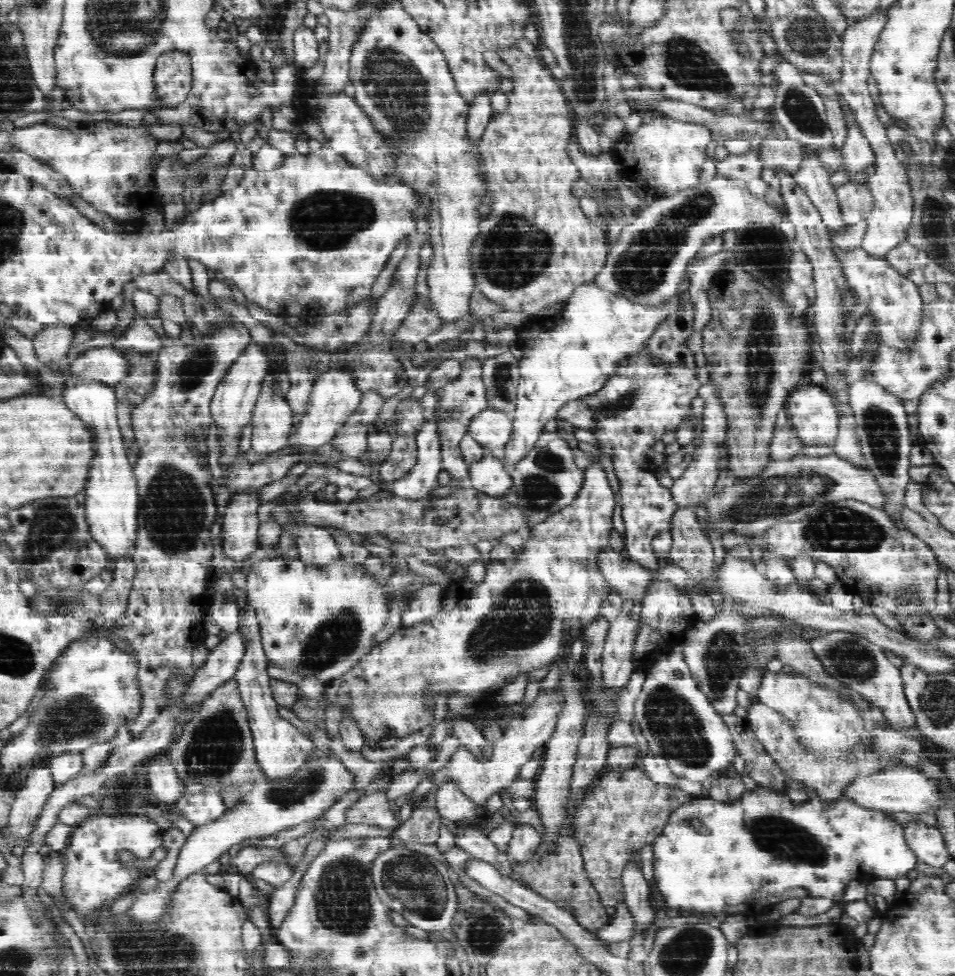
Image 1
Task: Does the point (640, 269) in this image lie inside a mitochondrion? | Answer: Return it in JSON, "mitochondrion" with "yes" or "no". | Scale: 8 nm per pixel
{"mitochondrion":"yes"}

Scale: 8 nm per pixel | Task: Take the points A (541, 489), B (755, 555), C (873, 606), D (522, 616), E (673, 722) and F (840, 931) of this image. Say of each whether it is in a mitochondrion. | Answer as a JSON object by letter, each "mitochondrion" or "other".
{"A":"mitochondrion","B":"other","C":"other","D":"mitochondrion","E":"mitochondrion","F":"other"}

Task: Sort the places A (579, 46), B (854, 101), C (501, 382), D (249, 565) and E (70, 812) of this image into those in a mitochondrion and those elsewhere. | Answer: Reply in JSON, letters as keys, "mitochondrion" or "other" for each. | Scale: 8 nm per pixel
{"A":"mitochondrion","B":"other","C":"mitochondrion","D":"other","E":"other"}

